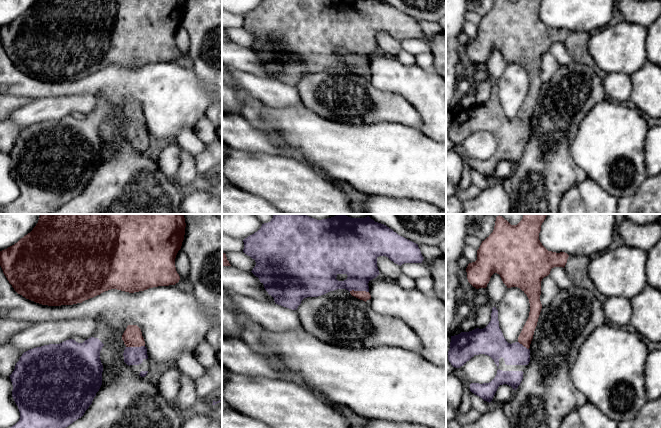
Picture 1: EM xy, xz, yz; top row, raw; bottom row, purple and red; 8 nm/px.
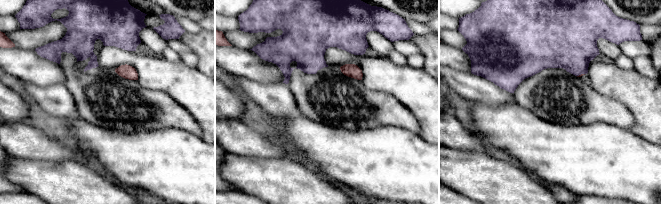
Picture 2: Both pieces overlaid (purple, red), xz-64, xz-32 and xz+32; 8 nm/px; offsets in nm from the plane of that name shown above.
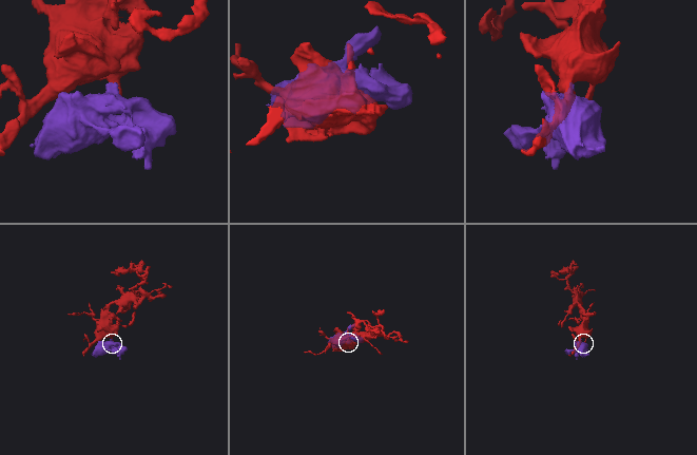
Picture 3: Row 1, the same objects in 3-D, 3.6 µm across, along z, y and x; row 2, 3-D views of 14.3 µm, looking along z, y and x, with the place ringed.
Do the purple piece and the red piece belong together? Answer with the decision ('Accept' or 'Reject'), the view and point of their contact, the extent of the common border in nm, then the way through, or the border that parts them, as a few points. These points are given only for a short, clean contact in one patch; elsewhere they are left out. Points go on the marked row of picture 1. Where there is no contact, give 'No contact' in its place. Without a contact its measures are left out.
Accept. Touches purple at xz (359, 290). Shared border 160 nm. Path across: xz (358, 259), (359, 290), (362, 295)

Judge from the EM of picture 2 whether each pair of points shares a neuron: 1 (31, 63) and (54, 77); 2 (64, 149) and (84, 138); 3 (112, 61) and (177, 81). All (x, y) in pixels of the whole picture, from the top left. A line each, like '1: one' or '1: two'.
1: one
2: two
3: one

